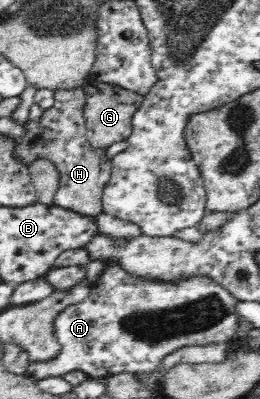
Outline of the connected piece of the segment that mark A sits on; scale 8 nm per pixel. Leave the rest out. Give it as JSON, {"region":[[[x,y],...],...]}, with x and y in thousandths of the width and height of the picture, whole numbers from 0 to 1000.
{"region":[[[454,654],[408,659],[377,702],[350,712],[342,739],[212,792],[204,832],[235,867],[223,890],[188,907],[115,910],[100,945],[146,957],[177,945],[238,945],[269,930],[315,930],[346,950],[408,950],[462,935],[588,935],[623,920],[638,892],[704,867],[885,857],[923,822],[908,759],[908,744],[877,724],[800,692],[600,704],[500,689]]]}

